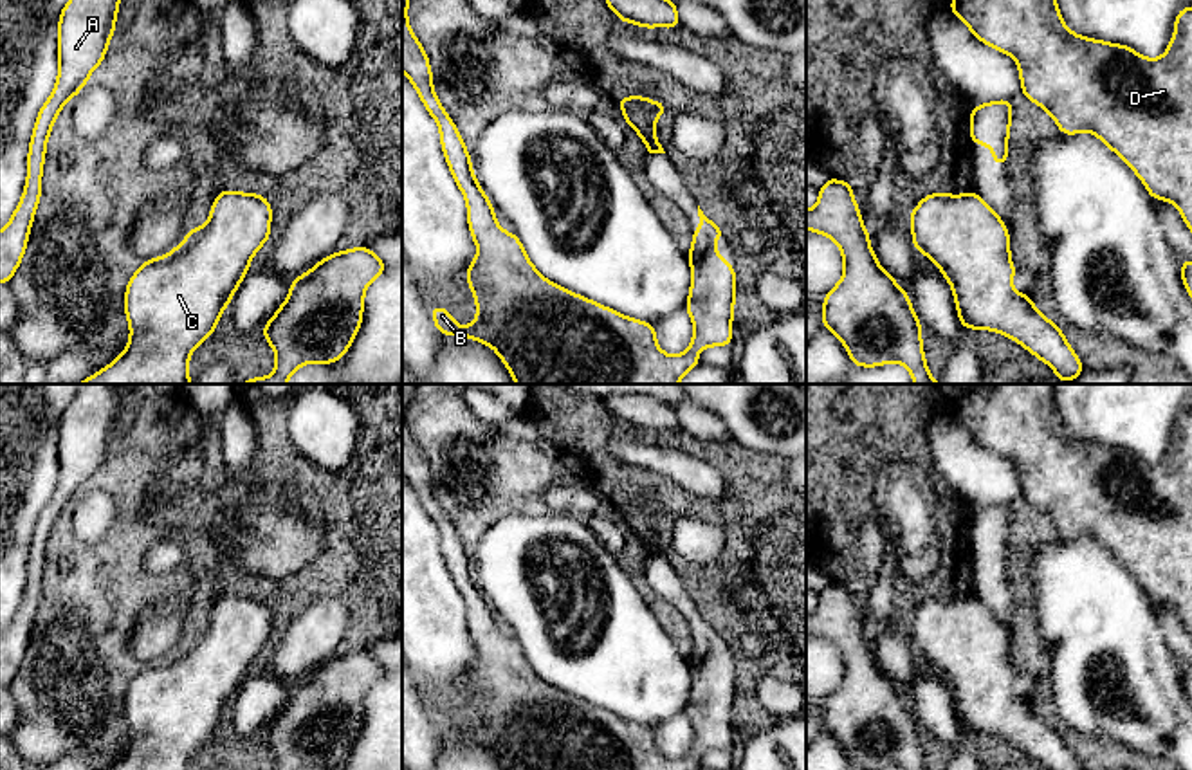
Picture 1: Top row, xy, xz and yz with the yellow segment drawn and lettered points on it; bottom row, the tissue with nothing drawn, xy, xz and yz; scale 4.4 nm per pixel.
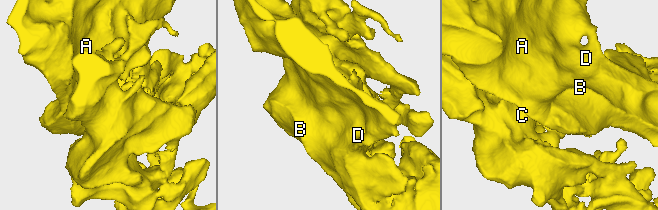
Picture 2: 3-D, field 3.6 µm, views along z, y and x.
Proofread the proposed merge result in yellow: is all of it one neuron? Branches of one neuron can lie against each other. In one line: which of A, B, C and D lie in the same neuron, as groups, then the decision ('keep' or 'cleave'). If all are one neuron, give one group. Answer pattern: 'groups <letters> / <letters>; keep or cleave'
groups A B C D; keep

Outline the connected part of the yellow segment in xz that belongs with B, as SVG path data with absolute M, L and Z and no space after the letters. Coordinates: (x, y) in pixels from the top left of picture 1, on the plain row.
M402 390L402 476L440 532L440 548L453 582L465 600L469 635L478 651L478 660L467 671L467 691L474 696L478 720L469 730L460 732L447 712L435 709L429 716L438 738L489 748L505 770L698 770L696 752L732 750L738 676L732 674L729 664L718 660L718 647L712 644L714 640L725 644L725 633L711 626L700 610L700 631L692 637L692 651L687 658L692 683L685 714L692 723L694 738L683 757L664 757L656 747L655 729L622 720L539 678L516 637L507 637L498 629L496 613L476 586L471 557L433 494L429 462L408 427L411 395L411 390Z

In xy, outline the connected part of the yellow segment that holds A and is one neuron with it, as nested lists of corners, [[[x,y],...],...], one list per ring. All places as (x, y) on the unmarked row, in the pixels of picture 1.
[[[79,384],[72,402],[60,417],[58,483],[34,527],[23,599],[9,628],[0,635],[0,687],[11,687],[22,667],[41,599],[47,543],[56,519],[88,487],[92,474],[105,463],[110,440],[117,435],[119,409],[117,384]]]

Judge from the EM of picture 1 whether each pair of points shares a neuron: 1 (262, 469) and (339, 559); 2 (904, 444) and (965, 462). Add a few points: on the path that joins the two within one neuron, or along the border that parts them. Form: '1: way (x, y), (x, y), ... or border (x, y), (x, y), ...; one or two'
1: way (293, 471), (339, 516), (339, 529); one
2: border (935, 410), (927, 421), (931, 462); two

